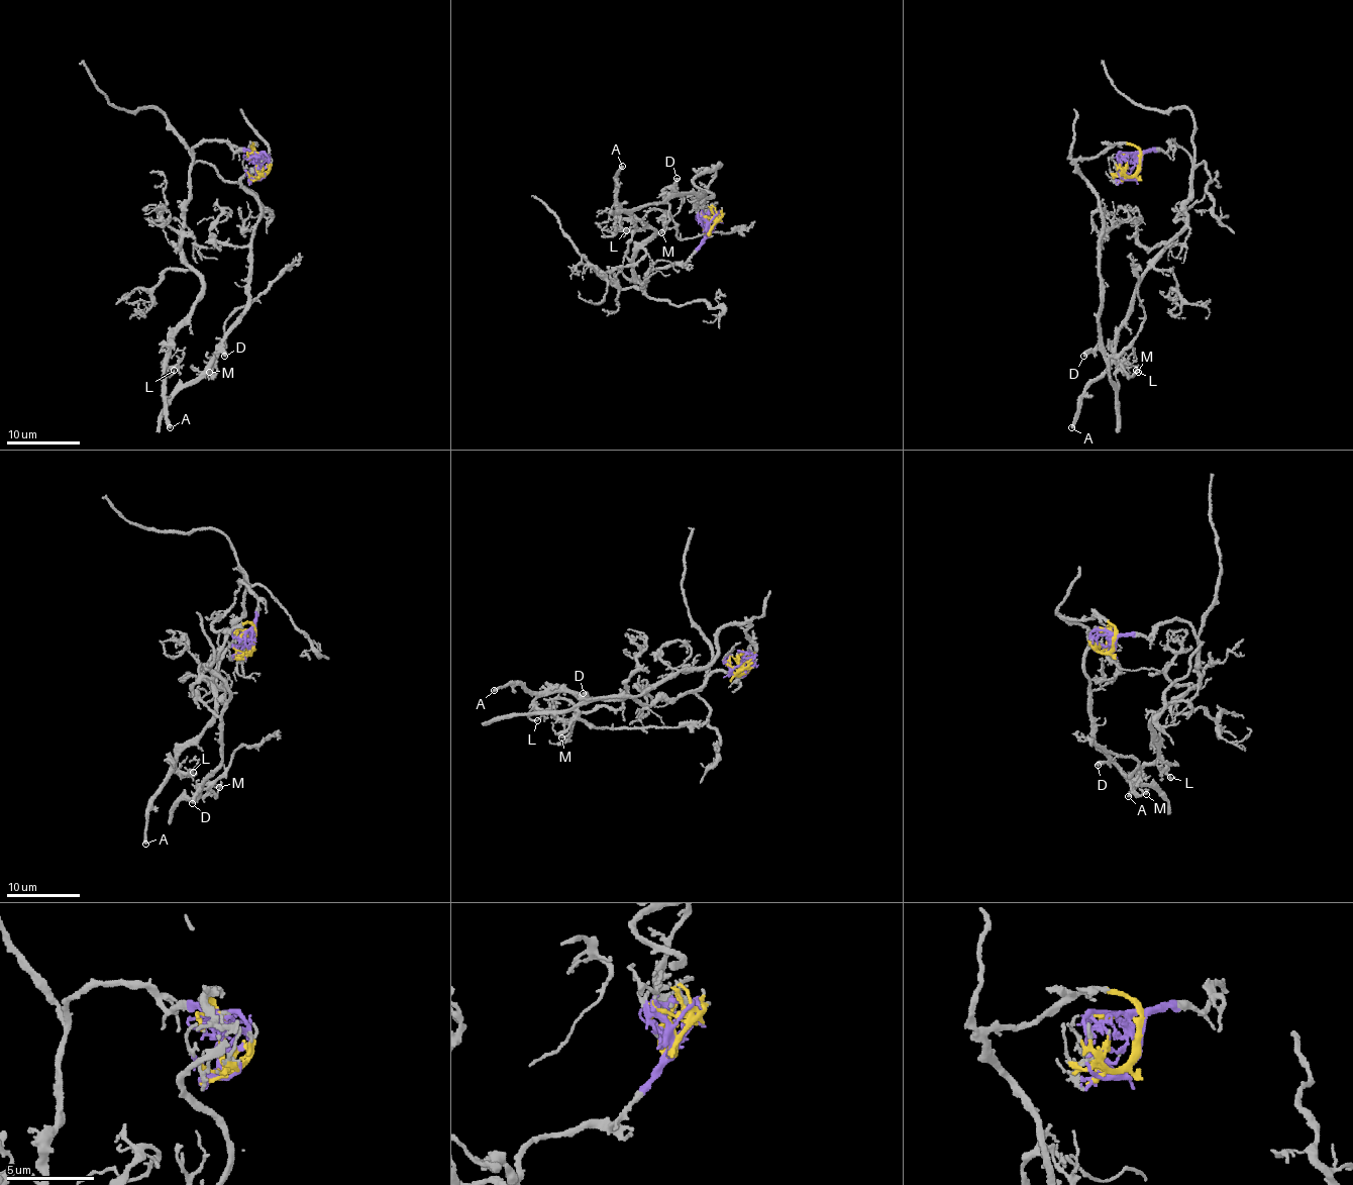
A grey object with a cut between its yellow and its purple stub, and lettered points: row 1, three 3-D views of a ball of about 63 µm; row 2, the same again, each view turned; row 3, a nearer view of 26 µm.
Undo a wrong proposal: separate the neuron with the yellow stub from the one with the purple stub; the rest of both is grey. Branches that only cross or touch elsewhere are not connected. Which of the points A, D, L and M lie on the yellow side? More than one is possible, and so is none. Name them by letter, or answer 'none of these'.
D, M

